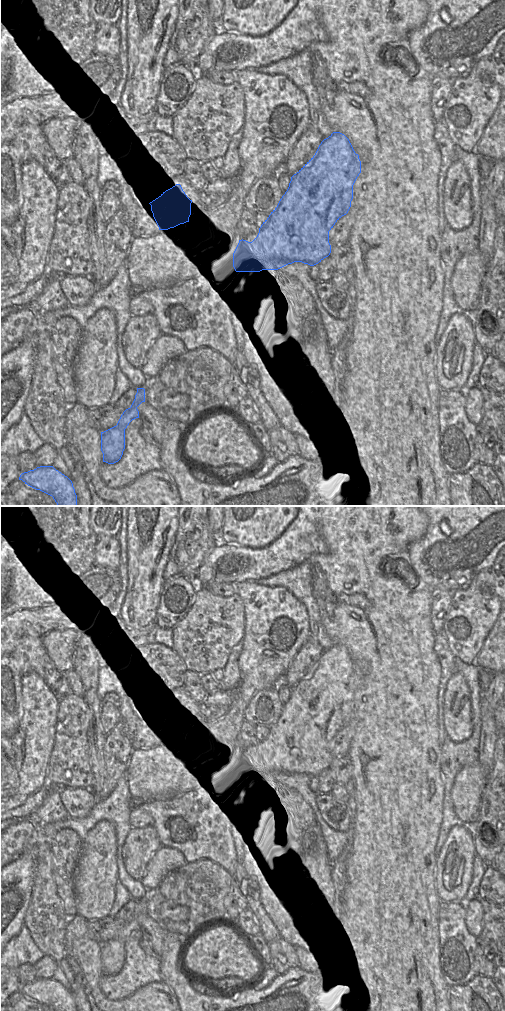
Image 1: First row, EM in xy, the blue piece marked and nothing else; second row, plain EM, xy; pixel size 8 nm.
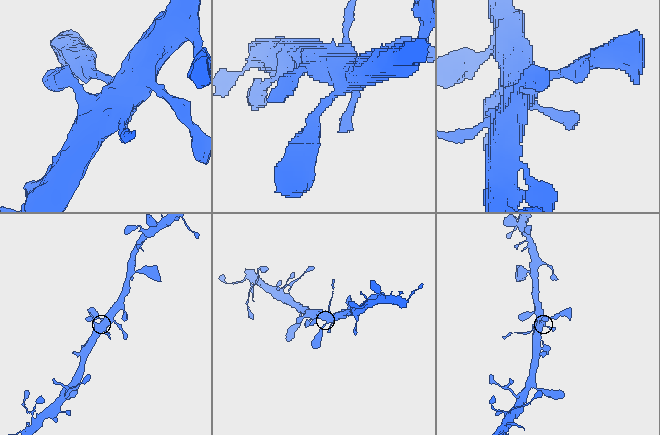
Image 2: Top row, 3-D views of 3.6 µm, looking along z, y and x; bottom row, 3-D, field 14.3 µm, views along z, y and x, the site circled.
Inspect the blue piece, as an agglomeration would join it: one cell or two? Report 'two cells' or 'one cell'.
one cell

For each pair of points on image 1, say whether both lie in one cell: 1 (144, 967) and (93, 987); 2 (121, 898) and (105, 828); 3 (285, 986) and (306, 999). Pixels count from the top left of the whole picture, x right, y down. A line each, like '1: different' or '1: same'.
1: different
2: different
3: same

